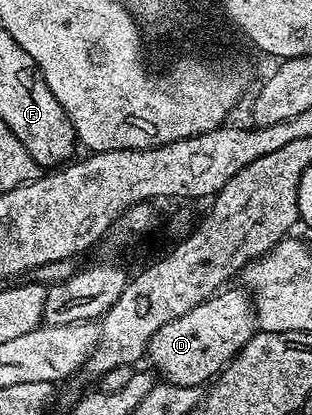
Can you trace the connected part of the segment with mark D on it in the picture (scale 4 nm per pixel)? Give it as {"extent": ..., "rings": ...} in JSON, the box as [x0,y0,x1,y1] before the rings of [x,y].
{"extent":[145,288,257,388],"rings":[[[242,288],[231,289],[216,292],[206,302],[197,304],[197,308],[185,312],[185,316],[169,320],[165,328],[151,337],[145,358],[148,363],[151,361],[156,366],[154,369],[164,383],[196,388],[210,383],[257,333],[255,307],[252,306],[247,291]]]}

